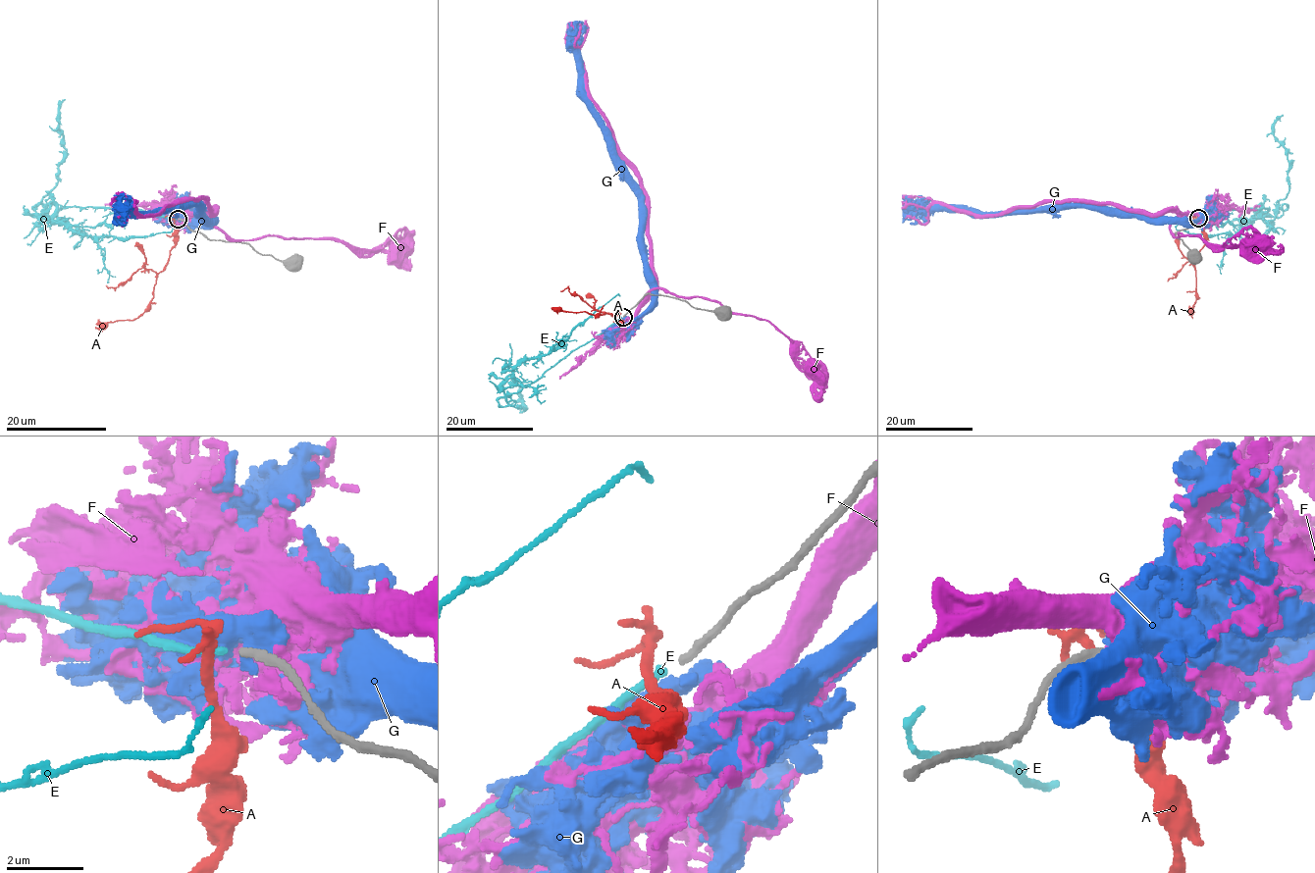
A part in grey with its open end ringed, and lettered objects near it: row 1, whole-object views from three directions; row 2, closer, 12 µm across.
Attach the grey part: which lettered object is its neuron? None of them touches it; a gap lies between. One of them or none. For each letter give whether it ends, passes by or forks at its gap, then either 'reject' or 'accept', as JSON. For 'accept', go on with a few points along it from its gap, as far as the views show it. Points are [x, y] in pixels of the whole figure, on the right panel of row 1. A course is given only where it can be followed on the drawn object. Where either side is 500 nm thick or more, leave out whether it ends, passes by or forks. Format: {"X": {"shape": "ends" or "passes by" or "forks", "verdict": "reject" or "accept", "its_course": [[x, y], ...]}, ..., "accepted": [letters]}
{"A": {"shape": "forks", "verdict": "reject"}, "E": {"shape": "ends", "verdict": "accept", "its_course": [[1198, 219], [1220, 211], [1268, 210], [1241, 227], [1234, 234], [1191, 233], [1178, 231], [1177, 225]]}, "F": {"shape": "ends", "verdict": "reject"}, "G": {"shape": "passes by", "verdict": "reject"}, "accepted": ["E"]}

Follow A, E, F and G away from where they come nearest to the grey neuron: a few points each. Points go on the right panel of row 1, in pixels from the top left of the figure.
A: (1197, 219), (1205, 241), (1194, 267), (1195, 302), (1188, 314)
E: (1198, 219), (1220, 211), (1268, 210), (1241, 227), (1234, 234), (1191, 233), (1178, 231), (1177, 225)
F: (1198, 219), (1181, 215), (1170, 225), (1170, 231), (1177, 237), (1193, 234), (1224, 247), (1241, 241), (1246, 248)
G: (1198, 220), (1204, 217), (1193, 221), (1168, 221), (1080, 206), (1007, 212), (913, 210), (902, 195)

